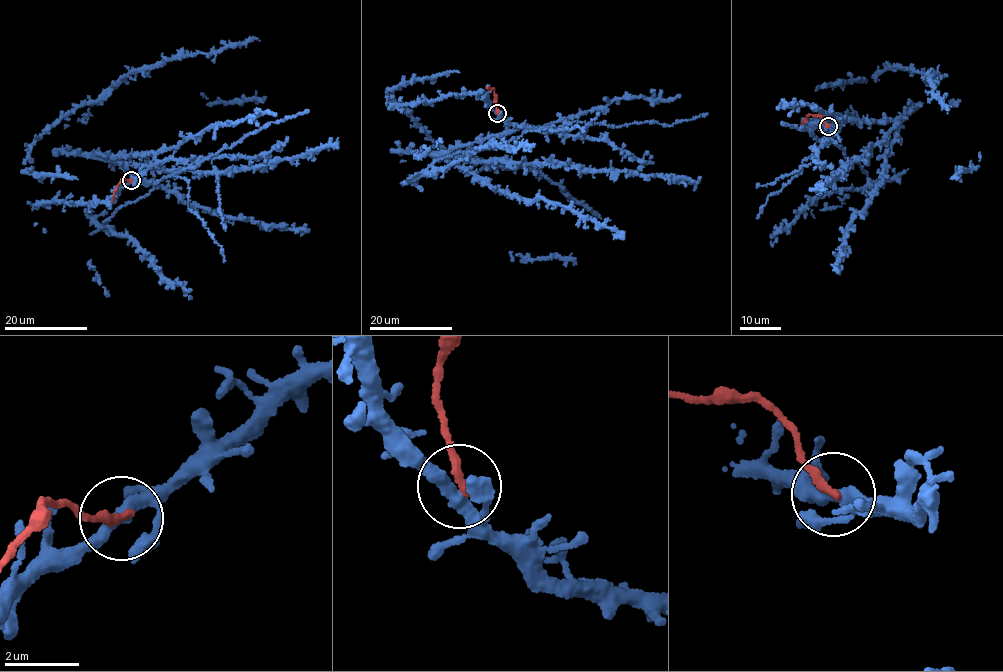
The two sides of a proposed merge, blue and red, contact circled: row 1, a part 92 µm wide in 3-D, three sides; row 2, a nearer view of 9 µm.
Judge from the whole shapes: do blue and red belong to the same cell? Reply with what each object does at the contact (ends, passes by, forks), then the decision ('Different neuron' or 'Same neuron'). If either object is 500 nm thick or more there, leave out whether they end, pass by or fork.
At the ring blue passes by. At the ring red ends. Different neuron

